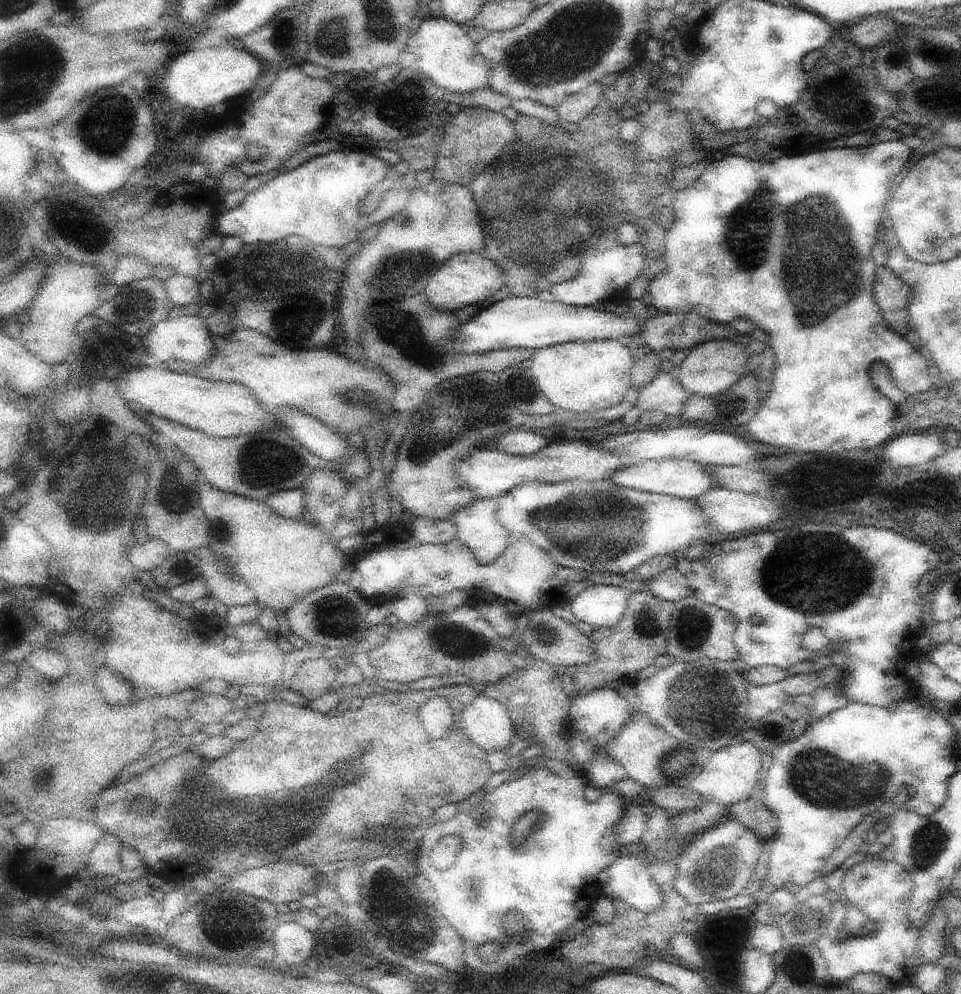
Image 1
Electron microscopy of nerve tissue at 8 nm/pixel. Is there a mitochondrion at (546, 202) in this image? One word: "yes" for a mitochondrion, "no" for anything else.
yes

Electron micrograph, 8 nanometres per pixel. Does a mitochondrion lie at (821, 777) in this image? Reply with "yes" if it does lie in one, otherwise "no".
yes

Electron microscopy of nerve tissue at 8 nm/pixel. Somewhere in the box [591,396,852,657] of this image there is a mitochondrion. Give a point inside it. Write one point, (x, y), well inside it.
(691, 627)

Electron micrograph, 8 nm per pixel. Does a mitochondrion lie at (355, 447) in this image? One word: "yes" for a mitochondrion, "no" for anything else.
no

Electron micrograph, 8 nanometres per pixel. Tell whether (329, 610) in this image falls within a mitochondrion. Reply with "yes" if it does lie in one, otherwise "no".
yes

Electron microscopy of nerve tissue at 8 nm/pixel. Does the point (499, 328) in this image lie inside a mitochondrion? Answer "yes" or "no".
no

